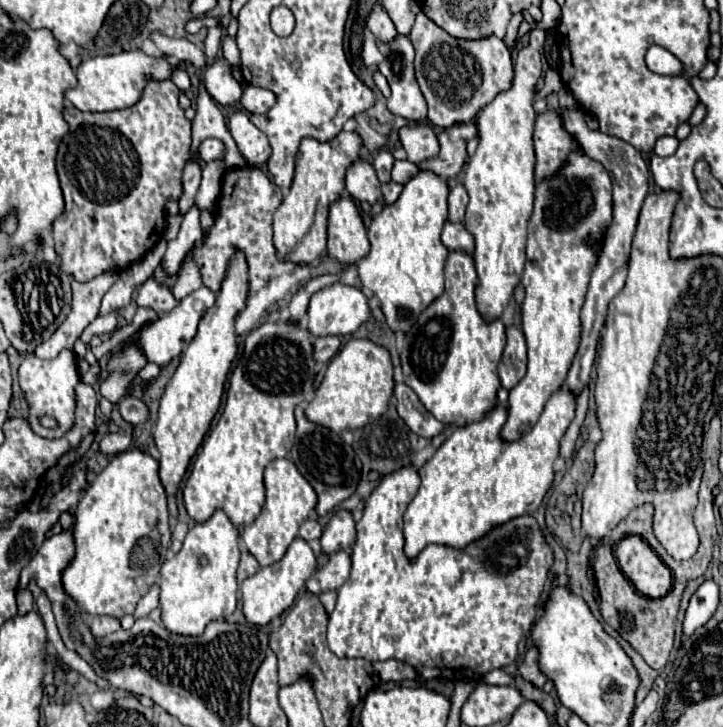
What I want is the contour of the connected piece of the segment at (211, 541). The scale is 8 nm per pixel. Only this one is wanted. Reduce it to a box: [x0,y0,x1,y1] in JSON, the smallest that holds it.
[159,510,239,636]

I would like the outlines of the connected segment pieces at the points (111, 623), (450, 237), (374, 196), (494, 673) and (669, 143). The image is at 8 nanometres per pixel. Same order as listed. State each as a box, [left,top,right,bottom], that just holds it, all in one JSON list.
[[89,616,121,638],[441,222,473,254],[345,160,381,204],[483,670,511,686],[653,136,679,156]]

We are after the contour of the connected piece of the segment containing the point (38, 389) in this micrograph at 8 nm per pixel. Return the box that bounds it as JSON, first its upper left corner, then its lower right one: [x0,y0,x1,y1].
[19,350,79,438]

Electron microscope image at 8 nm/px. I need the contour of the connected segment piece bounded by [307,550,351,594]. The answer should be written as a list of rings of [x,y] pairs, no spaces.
[[[343,550],[335,552],[333,556],[329,556],[329,562],[311,576],[311,580],[307,582],[307,590],[313,594],[337,590],[349,578],[349,572],[351,572],[349,554]]]

